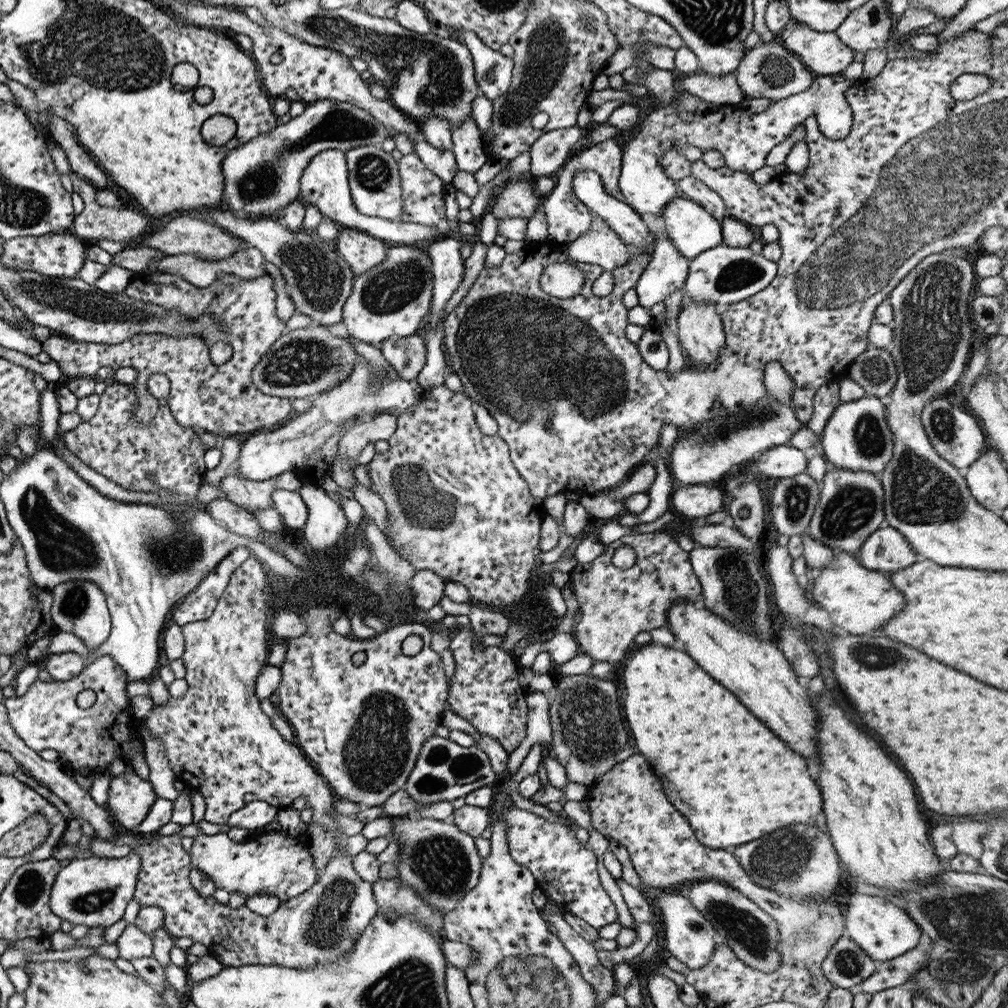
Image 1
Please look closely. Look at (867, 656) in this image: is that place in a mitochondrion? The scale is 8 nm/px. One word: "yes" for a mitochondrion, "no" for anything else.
yes

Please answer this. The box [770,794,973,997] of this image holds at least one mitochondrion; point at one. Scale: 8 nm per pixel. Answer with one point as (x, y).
(809, 931)

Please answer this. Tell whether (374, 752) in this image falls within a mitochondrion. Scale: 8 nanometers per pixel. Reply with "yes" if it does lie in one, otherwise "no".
yes

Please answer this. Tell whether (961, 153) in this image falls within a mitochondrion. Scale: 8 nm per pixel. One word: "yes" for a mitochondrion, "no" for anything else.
yes

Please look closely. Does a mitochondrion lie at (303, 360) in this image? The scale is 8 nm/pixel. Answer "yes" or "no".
yes

